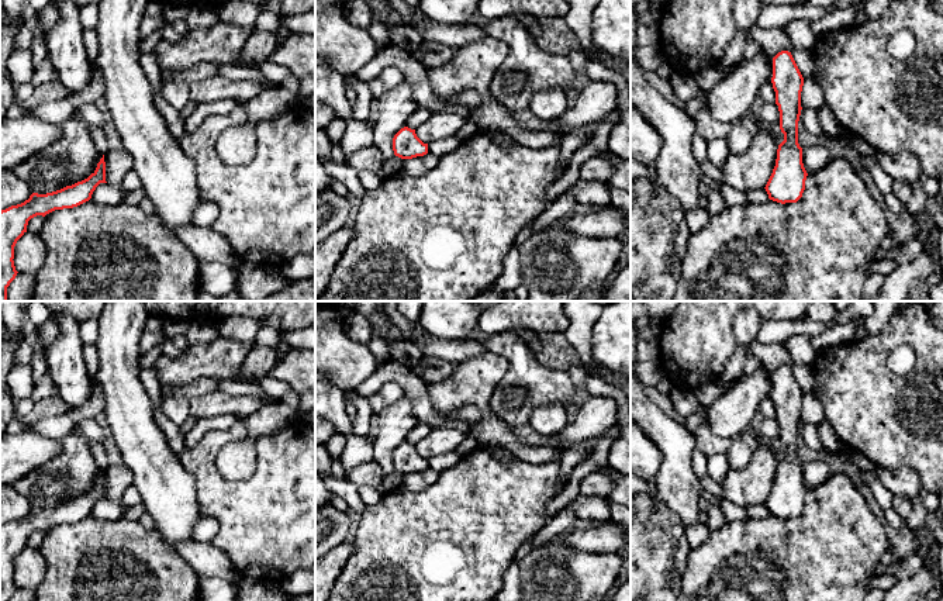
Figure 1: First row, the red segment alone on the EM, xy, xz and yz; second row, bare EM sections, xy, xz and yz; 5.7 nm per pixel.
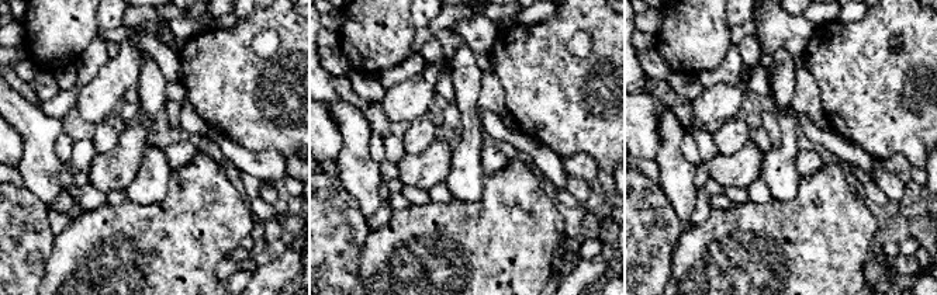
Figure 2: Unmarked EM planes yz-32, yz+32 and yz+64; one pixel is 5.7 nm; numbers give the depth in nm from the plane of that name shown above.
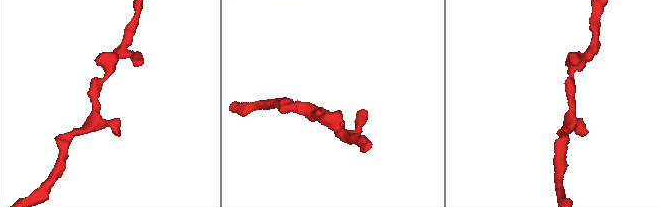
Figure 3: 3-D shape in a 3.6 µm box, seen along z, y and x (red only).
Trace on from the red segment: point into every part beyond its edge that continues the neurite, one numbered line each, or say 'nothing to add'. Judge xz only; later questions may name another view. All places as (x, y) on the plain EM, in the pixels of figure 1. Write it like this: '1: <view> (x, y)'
nothing to add

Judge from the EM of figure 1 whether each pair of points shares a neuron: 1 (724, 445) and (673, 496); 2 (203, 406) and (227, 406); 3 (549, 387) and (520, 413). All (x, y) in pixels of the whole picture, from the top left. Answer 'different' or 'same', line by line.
1: different
2: same
3: same

